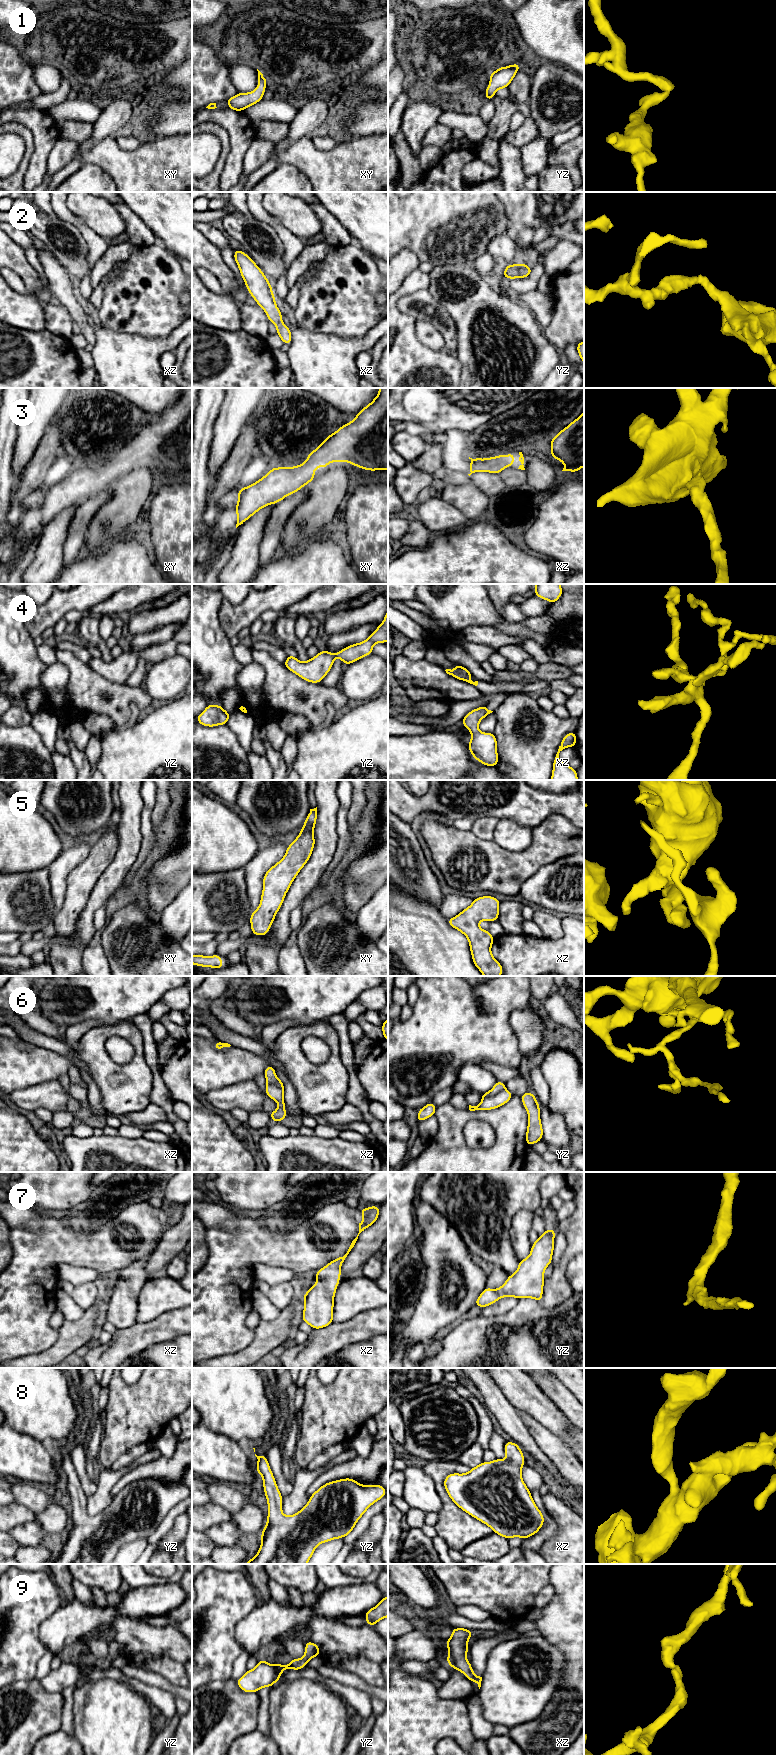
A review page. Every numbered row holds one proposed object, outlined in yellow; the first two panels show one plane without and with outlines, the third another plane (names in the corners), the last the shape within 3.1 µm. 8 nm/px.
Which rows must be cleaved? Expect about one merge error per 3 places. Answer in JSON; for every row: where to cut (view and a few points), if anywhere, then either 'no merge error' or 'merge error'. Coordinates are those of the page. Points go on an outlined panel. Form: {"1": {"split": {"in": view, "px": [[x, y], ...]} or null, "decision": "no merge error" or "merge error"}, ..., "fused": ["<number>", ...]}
{"1": {"split": null, "decision": "no merge error"}, "2": {"split": null, "decision": "no merge error"}, "3": {"split": null, "decision": "no merge error"}, "4": {"split": null, "decision": "no merge error"}, "5": {"split": null, "decision": "no merge error"}, "6": {"split": {"in": "yz", "px": [[504, 1088], [497, 1093], [483, 1098]]}, "decision": "merge error"}, "7": {"split": null, "decision": "no merge error"}, "8": {"split": null, "decision": "no merge error"}, "9": {"split": null, "decision": "no merge error"}, "fused": ["6"]}

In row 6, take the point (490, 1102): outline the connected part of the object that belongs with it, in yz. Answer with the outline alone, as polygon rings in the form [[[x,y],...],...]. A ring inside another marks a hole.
[[[504,1089],[498,1094],[483,1098],[481,1103],[476,1106],[469,1105],[469,1110],[492,1110],[505,1105],[512,1097],[514,1097],[514,1095],[507,1089]]]

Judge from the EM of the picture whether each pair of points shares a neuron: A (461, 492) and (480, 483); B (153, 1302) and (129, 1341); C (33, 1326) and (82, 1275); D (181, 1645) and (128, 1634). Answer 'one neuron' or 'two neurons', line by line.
A: two neurons
B: two neurons
C: two neurons
D: one neuron

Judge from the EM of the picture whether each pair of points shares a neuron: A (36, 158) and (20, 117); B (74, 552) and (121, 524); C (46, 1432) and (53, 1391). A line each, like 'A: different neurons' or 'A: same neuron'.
A: same neuron
B: different neurons
C: same neuron

